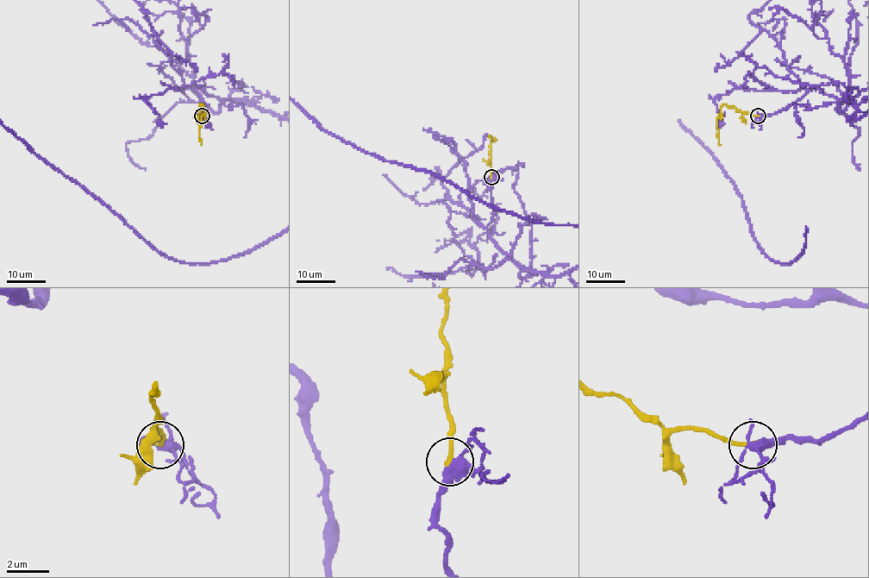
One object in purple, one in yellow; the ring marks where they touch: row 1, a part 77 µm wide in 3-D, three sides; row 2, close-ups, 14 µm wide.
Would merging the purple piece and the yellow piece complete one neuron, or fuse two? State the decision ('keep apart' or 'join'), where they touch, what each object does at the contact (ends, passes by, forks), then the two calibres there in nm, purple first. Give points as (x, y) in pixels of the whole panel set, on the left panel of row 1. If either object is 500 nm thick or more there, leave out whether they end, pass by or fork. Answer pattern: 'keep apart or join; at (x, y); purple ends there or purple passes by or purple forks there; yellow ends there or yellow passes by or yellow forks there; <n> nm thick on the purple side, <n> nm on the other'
join; at (202, 116); purple forks there; yellow ends there; 380 nm thick on the purple side, 200 nm on the other

